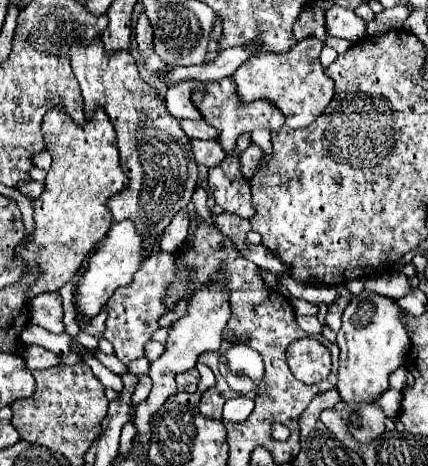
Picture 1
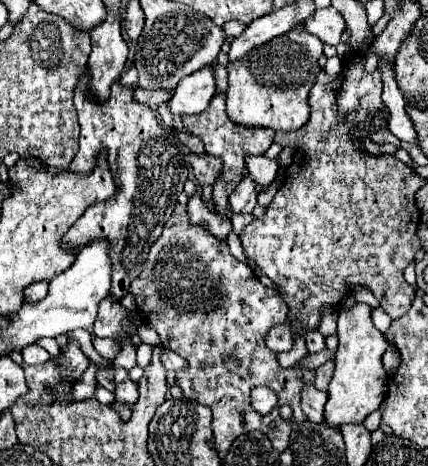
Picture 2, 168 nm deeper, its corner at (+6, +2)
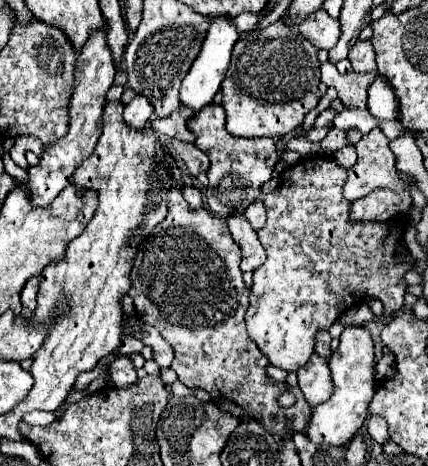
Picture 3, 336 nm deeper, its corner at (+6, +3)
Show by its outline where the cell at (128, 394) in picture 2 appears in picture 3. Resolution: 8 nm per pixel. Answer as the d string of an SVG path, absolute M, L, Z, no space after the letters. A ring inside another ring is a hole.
M118 356L112 364L110 364L110 372L112 372L112 382L116 384L116 388L126 388L126 386L132 386L138 376L136 376L136 370L130 362L128 356Z

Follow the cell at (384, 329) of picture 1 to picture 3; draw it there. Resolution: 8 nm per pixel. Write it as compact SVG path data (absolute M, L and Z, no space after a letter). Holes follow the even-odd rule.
M346 326L340 336L340 346L332 354L330 372L334 382L334 394L328 402L320 404L312 410L312 420L308 424L306 436L316 444L334 444L344 446L354 438L364 420L368 418L368 404L378 388L376 380L376 356L374 356L374 340L364 326Z

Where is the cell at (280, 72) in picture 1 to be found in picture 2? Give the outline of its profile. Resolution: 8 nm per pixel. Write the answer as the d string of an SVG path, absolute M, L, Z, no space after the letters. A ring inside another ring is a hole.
M296 27L256 49L246 53L234 63L228 63L228 91L226 91L226 111L232 123L244 127L264 127L274 131L296 131L308 121L308 93L312 89L314 77L322 71L318 59L322 57L322 41L304 27Z

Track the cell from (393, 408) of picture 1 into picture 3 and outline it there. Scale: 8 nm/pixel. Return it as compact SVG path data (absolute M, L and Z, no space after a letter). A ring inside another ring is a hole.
M370 416L370 418L368 418L366 430L368 430L368 434L372 436L372 440L378 442L378 444L384 444L384 442L388 440L386 420L382 420L382 418L378 418L378 416Z

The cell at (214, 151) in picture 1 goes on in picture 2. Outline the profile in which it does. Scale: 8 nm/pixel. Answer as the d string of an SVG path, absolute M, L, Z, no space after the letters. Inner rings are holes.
M178 133L178 137L180 137L180 141L182 141L192 153L204 153L204 143L202 143L202 139L198 139L198 137L190 135L190 133Z

